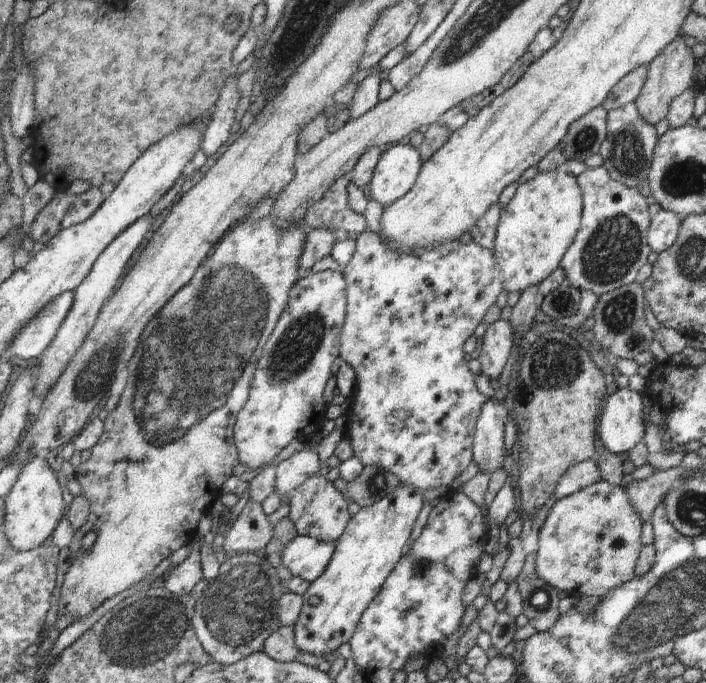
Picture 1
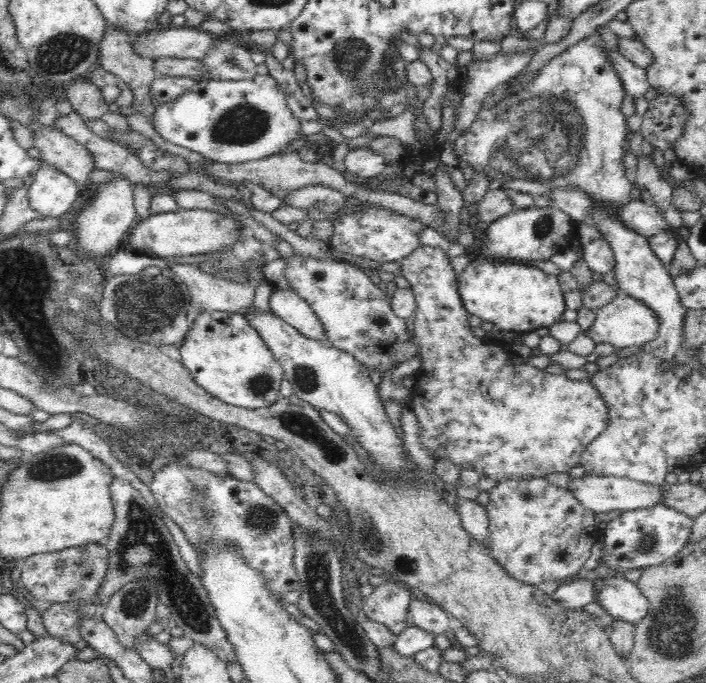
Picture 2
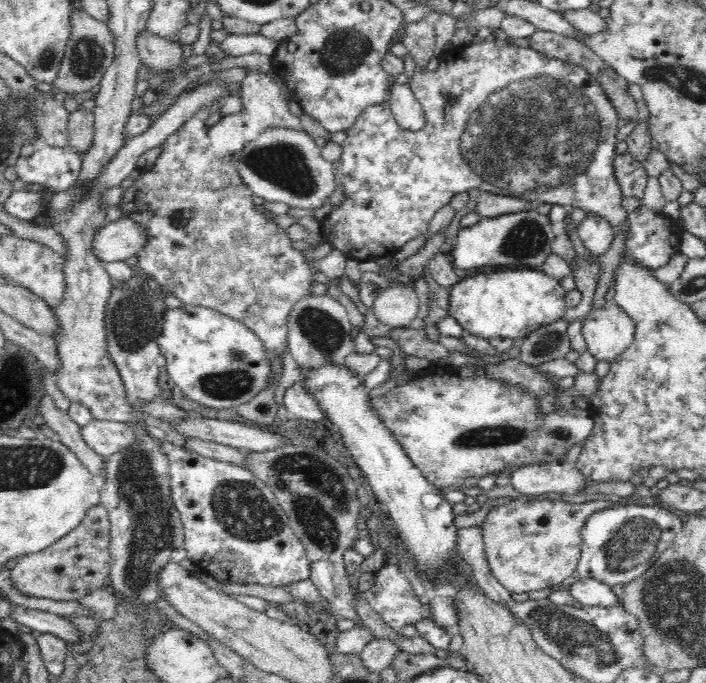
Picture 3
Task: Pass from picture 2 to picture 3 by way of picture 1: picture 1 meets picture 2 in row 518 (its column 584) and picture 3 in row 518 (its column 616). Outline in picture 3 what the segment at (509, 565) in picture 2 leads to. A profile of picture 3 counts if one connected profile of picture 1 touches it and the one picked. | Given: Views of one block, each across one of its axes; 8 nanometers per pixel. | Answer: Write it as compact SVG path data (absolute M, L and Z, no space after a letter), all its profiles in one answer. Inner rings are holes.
M518 497L494 507L481 526L485 555L492 574L511 593L556 589L562 580L575 573L583 541L581 530L588 517L612 503L600 497L596 497L596 502L580 504Z

